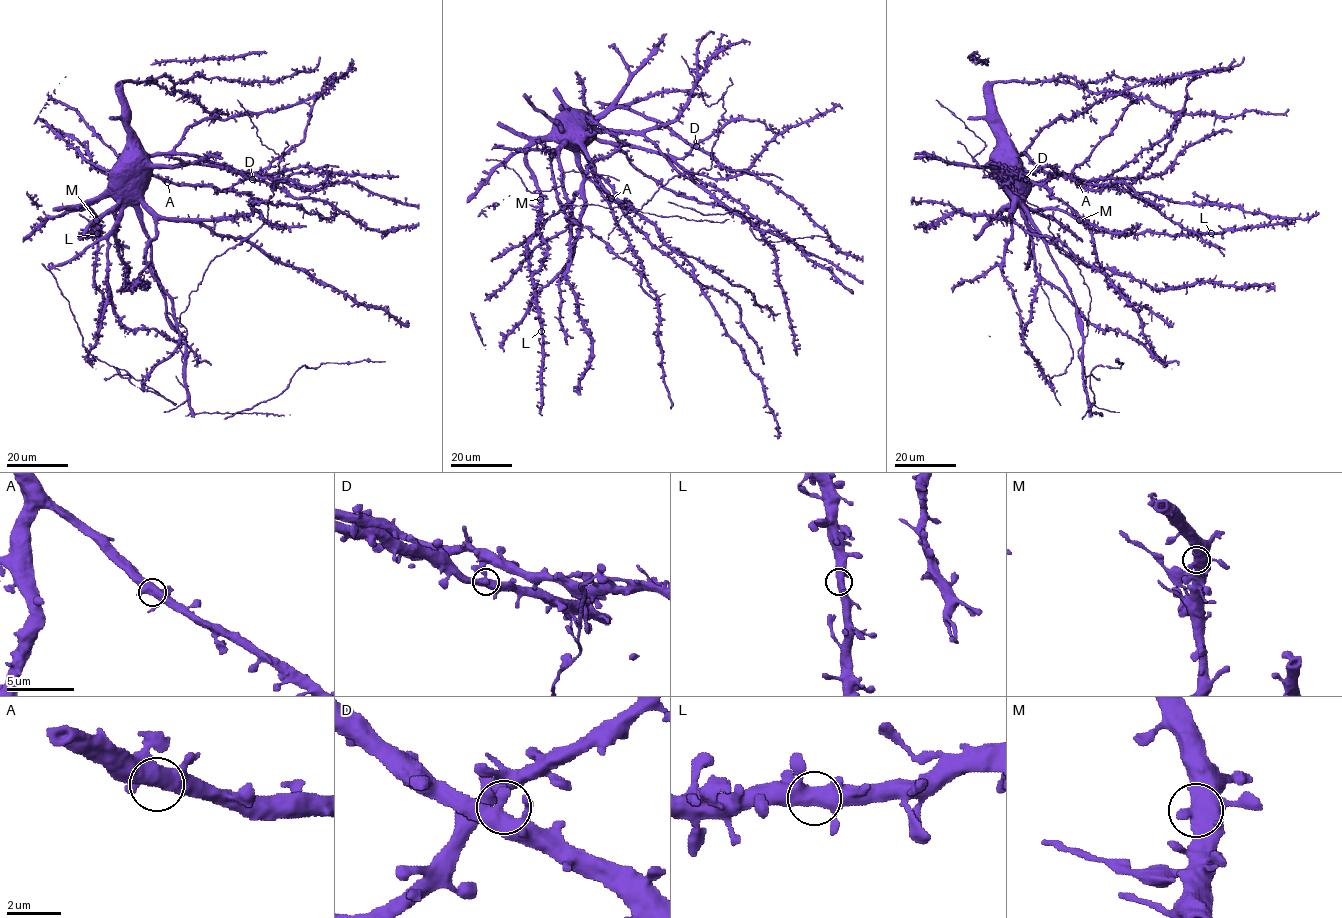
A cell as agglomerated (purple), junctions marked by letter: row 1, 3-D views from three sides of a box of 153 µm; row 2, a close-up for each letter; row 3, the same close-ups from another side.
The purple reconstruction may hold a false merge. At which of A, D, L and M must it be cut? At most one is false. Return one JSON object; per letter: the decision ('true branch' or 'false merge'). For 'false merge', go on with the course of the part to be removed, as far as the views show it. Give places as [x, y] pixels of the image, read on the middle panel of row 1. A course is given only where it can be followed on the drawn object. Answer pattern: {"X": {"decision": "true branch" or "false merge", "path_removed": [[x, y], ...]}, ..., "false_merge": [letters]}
{"A": {"decision": "true branch"}, "D": {"decision": "true branch"}, "L": {"decision": "true branch"}, "M": {"decision": "true branch"}, "false_merge": []}

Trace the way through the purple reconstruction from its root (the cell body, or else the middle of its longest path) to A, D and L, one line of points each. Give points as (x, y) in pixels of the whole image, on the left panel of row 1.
A: (137, 161), (125, 173), (133, 182), (144, 175), (157, 175), (167, 182)
D: (137, 161), (141, 170), (183, 164), (219, 165), (252, 179)
L: (137, 161), (82, 209), (88, 209), (96, 217), (96, 228), (83, 234), (97, 233)

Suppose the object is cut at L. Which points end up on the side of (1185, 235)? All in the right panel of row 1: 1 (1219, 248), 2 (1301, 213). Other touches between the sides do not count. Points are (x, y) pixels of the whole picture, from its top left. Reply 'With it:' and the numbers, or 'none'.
With it: 1, 2

